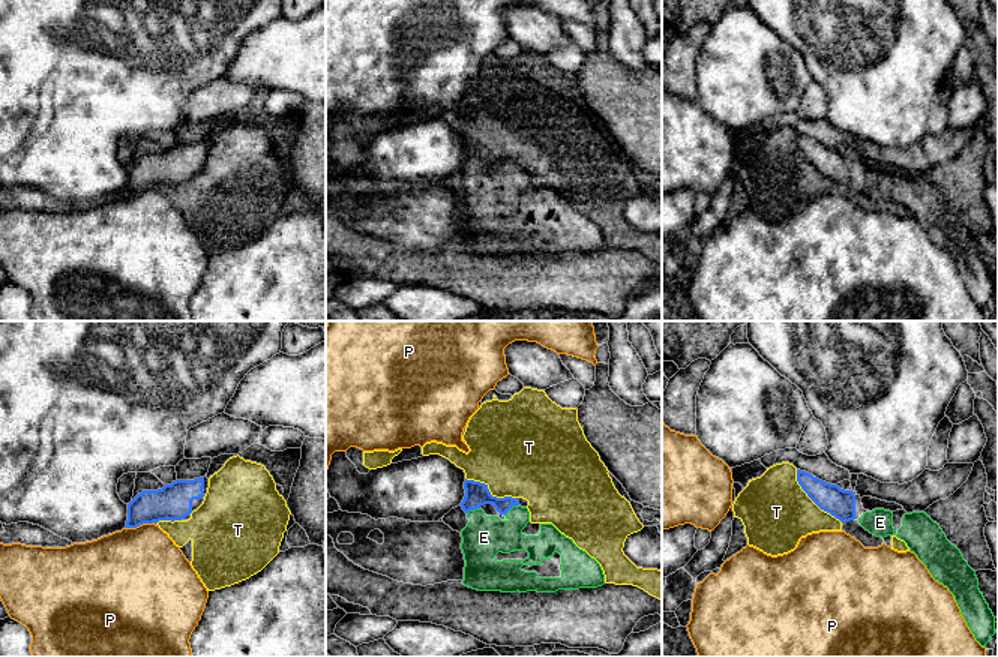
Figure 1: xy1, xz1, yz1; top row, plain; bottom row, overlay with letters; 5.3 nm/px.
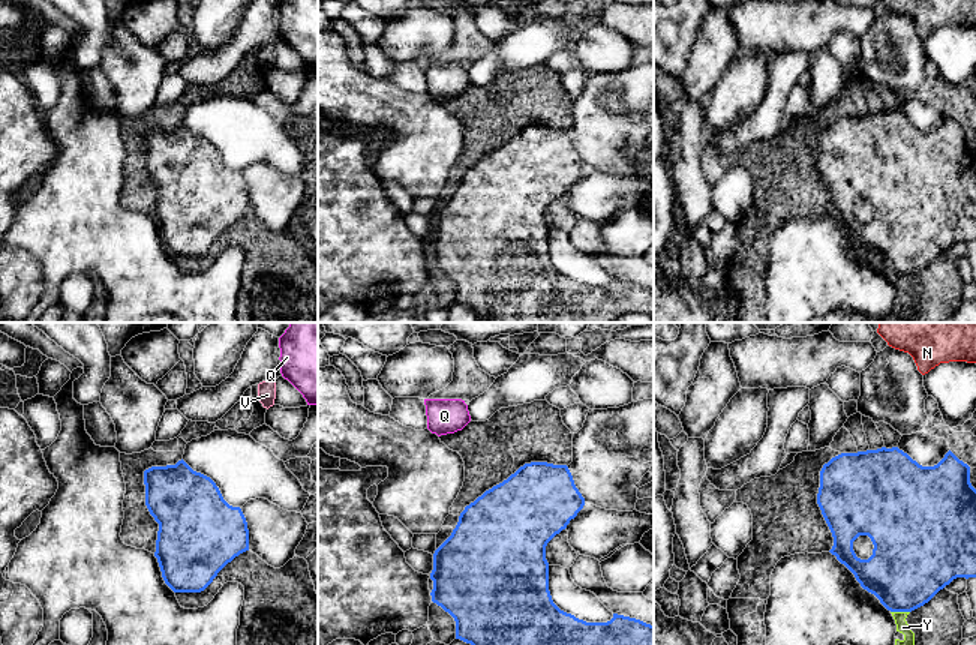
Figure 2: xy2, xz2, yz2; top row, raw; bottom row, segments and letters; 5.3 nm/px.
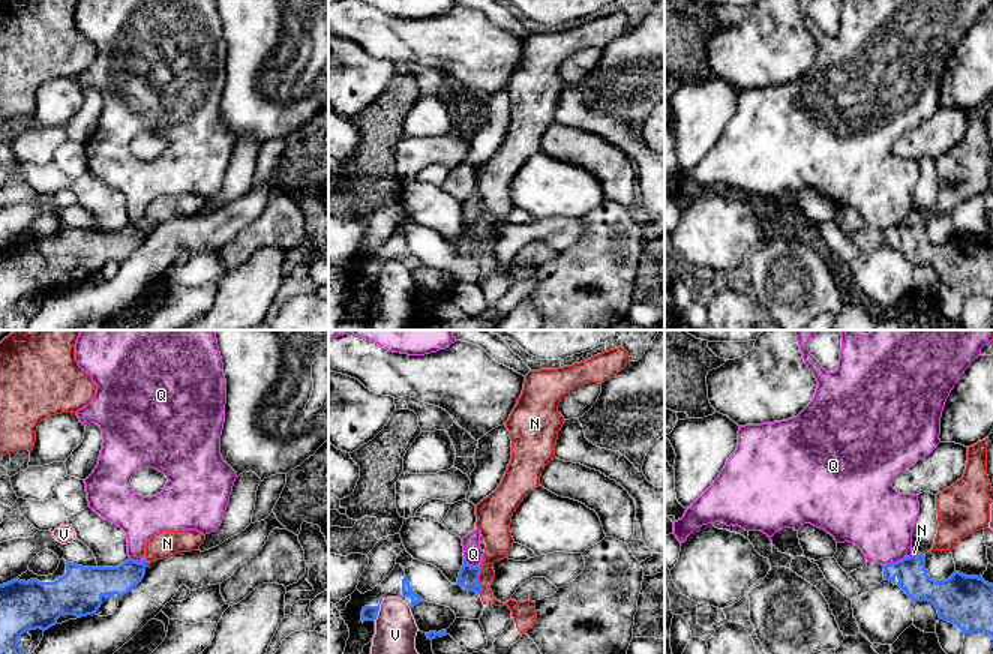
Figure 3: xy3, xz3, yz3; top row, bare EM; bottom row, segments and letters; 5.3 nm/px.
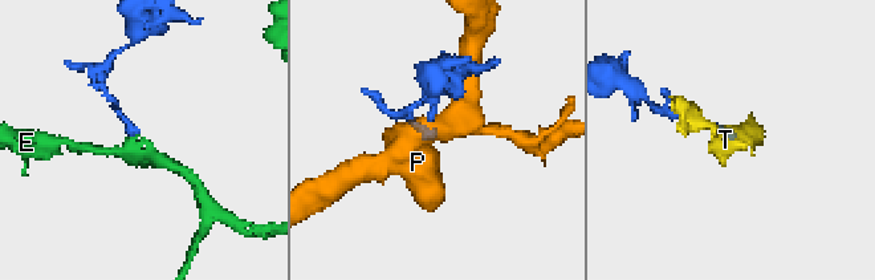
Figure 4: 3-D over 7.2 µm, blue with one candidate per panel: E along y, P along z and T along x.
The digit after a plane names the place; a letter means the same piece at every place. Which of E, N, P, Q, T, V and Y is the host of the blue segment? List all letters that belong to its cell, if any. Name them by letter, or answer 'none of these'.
E

